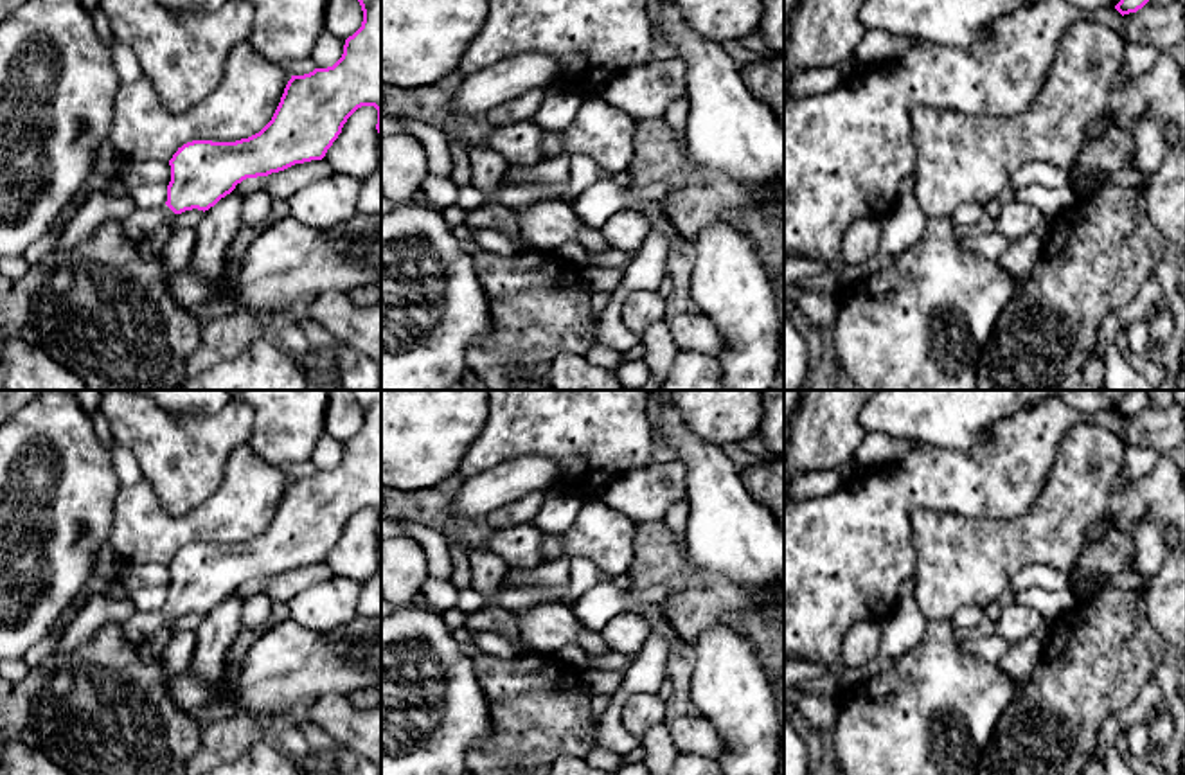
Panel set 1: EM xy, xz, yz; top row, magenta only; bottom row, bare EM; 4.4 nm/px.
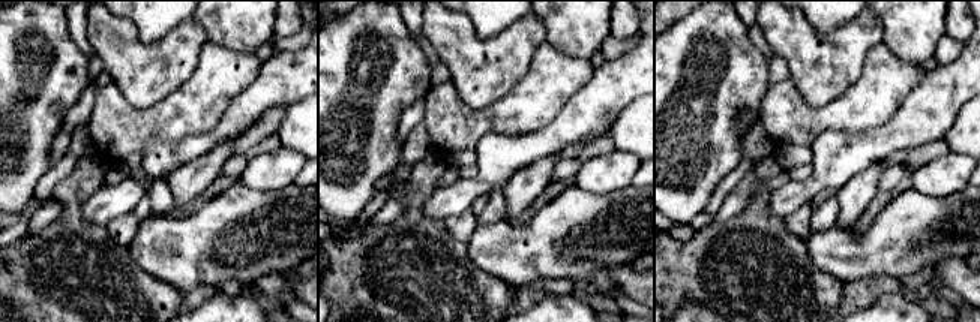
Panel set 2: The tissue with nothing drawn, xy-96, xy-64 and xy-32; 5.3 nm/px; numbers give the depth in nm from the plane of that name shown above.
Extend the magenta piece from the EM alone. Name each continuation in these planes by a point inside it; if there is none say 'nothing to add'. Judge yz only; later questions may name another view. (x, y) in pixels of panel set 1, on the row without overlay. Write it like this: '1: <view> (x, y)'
nothing to add

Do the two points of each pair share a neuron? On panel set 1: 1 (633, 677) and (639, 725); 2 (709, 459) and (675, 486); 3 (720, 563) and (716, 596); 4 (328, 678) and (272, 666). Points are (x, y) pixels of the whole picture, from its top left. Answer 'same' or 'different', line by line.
1: different
2: different
3: different
4: same

